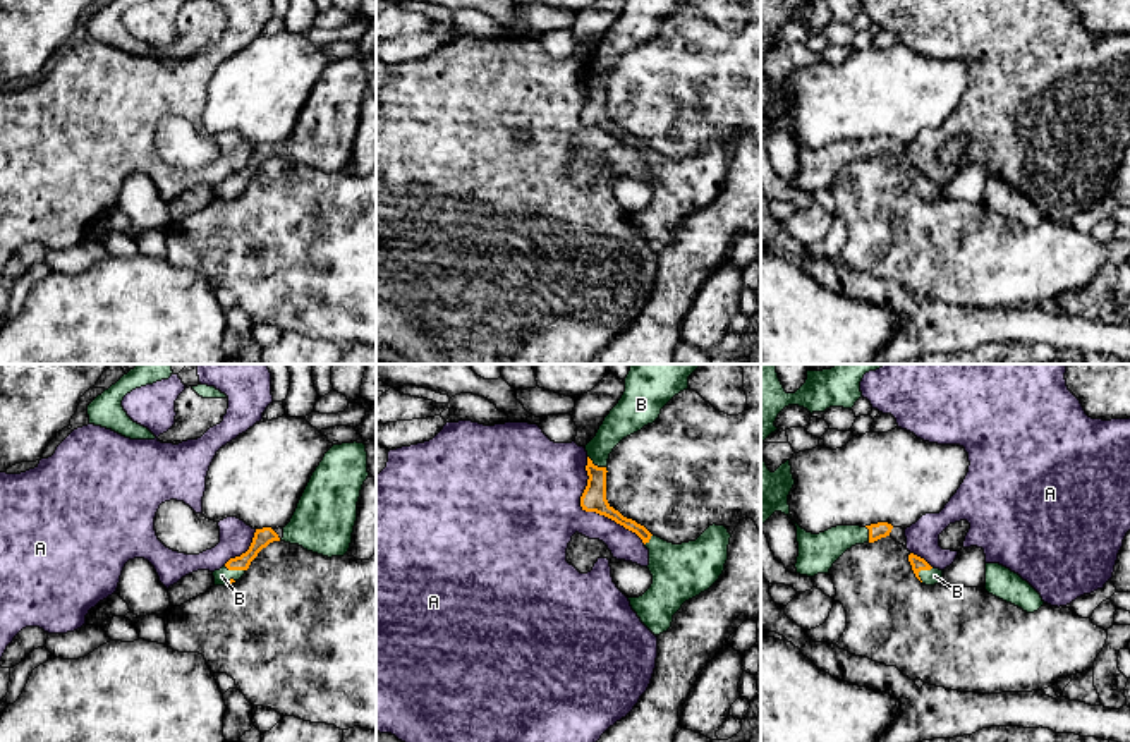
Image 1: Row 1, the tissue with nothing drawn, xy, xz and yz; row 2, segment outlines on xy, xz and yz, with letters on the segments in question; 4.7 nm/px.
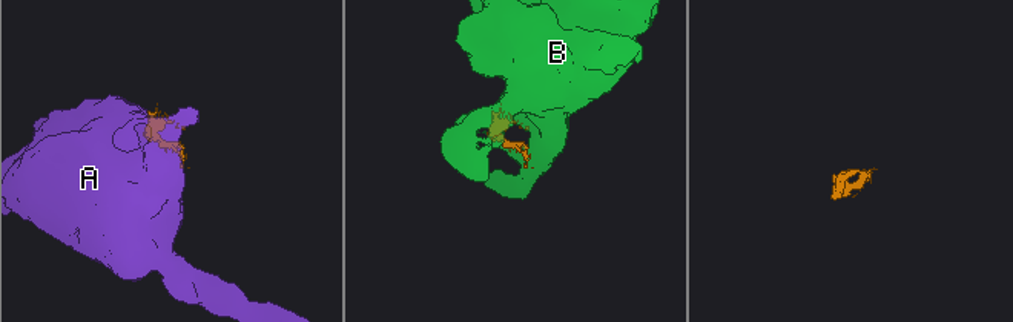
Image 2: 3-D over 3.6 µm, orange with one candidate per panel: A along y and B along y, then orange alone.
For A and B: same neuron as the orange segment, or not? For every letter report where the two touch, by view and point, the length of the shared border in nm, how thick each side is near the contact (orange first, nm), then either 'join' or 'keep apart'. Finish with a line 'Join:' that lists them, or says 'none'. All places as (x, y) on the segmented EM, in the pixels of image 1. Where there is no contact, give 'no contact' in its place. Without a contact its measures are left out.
A: contact xz (589, 510); length 500 nm; calibres 120 and 420 nm; keep apart
B: contact xz (596, 466); length 120 nm; calibres 120 and 150 nm; join
Join: B

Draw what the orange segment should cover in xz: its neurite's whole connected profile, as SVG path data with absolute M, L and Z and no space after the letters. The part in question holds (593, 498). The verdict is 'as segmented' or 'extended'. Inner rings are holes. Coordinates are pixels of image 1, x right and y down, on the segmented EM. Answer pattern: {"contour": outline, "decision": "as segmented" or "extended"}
{"contour": "M630 364L625 378L625 392L618 404L610 411L599 426L596 436L586 445L587 452L587 486L580 496L580 507L586 512L604 515L625 529L635 532L644 546L649 550L649 572L653 575L651 587L639 598L629 598L632 610L641 622L654 634L659 636L671 627L673 615L682 605L701 593L708 591L723 574L728 560L728 544L732 534L725 526L709 526L696 541L673 544L658 536L653 536L644 526L632 519L623 517L606 500L606 472L608 459L613 448L627 436L641 431L644 426L653 424L661 409L680 392L689 388L689 376L701 364Z", "decision": "extended"}

